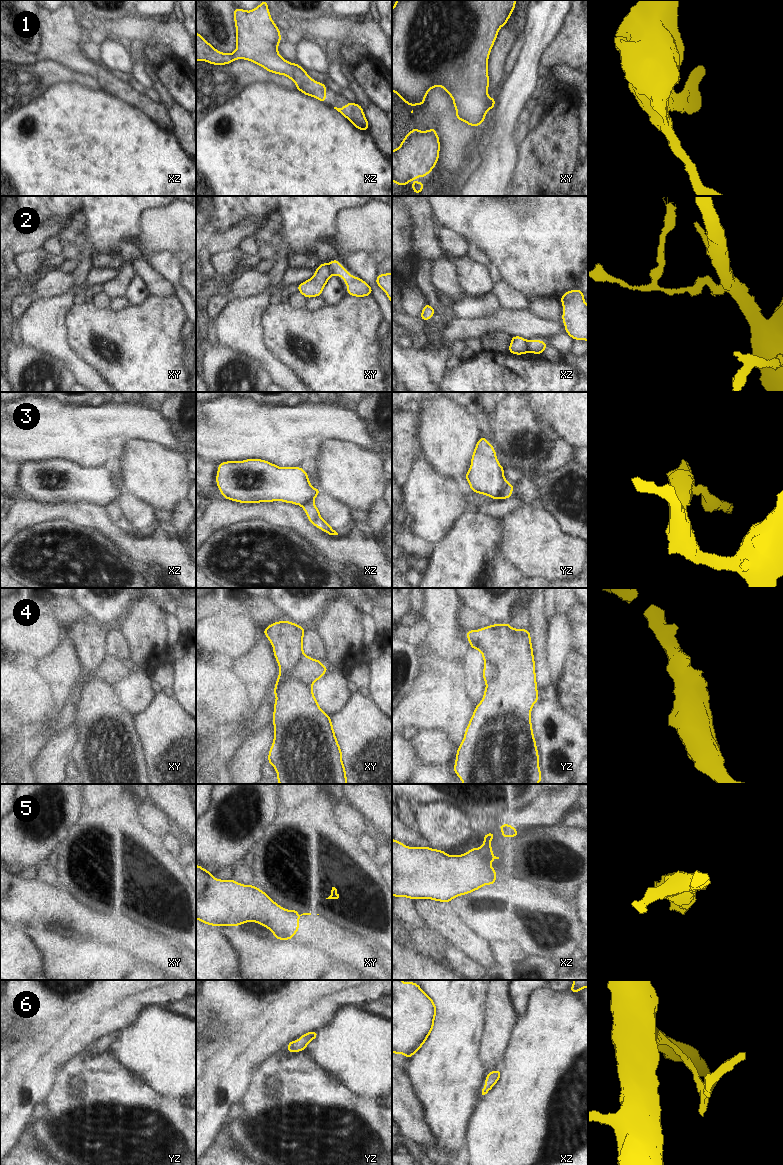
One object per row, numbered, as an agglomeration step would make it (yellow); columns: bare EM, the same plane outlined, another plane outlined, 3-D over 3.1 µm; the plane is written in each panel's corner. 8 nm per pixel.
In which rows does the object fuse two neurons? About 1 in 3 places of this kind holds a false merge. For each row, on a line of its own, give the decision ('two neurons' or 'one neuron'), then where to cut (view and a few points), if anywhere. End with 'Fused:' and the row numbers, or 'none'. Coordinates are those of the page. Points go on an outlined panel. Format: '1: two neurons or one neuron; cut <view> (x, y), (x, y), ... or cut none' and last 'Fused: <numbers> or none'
1: one neuron; cut none
2: two neurons; cut xz (526, 340), (528, 351)
3: two neurons; cut yz (508, 483), (501, 496)
4: two neurons; cut xy (305, 655), (296, 666), (293, 674), (302, 682), (311, 686)
5: two neurons; cut xz (478, 849), (490, 862)
6: one neuron; cut none
Fused: 2, 3, 4, 5

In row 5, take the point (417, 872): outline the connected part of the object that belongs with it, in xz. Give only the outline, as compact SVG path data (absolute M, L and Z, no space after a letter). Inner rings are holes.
M392 838L392 896L411 900L430 899L448 903L496 882L496 870L481 851L473 847L461 855L448 855L430 847L410 847Z

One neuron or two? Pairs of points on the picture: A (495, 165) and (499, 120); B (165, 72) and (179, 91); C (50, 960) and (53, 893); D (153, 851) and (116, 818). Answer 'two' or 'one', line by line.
A: one
B: one
C: two
D: one

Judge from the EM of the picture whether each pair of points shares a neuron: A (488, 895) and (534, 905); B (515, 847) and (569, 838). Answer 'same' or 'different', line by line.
A: same
B: same

